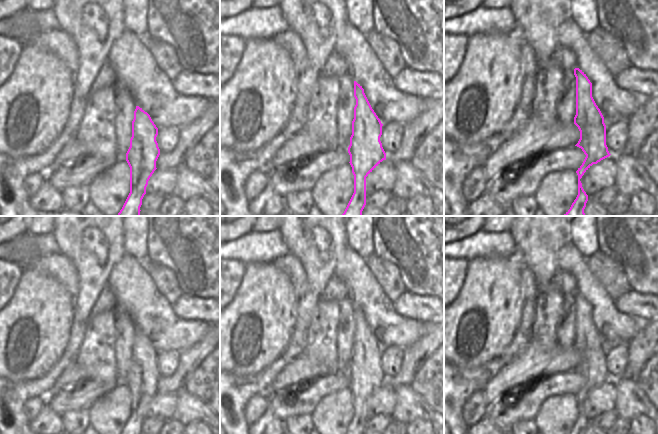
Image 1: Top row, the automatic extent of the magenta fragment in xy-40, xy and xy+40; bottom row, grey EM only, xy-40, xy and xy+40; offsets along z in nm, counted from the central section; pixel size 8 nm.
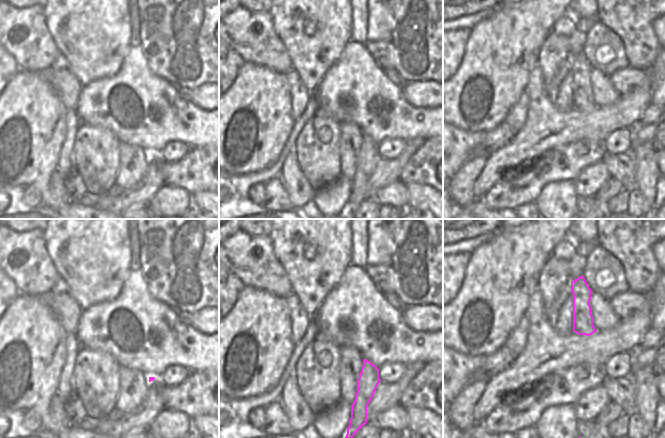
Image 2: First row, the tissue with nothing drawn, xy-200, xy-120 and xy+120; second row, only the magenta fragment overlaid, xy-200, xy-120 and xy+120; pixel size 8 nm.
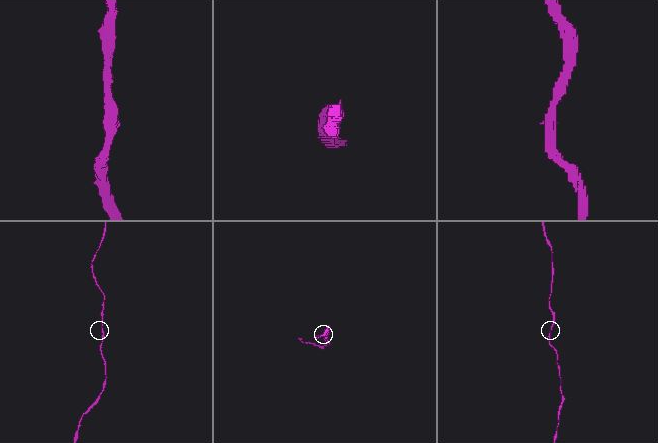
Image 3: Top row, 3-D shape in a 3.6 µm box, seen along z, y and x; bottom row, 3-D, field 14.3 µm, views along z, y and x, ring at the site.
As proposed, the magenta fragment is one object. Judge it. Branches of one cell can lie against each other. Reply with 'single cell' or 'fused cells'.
single cell

